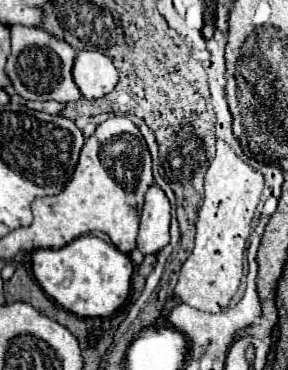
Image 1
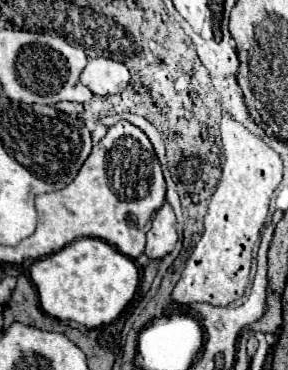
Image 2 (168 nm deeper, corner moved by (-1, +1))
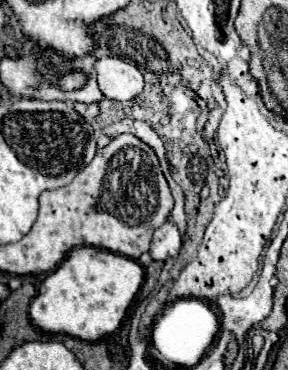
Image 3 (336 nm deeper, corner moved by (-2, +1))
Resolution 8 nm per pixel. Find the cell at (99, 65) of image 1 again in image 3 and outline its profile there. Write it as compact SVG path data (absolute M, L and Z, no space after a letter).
M102 57L94 63L100 91L114 101L130 101L144 89L144 77L136 65L118 57Z

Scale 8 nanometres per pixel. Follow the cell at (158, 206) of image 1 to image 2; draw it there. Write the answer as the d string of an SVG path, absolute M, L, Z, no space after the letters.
M163 203L161 209L153 215L151 229L147 233L145 255L149 259L161 259L173 251L175 243L177 243L177 219L173 207L169 203Z

